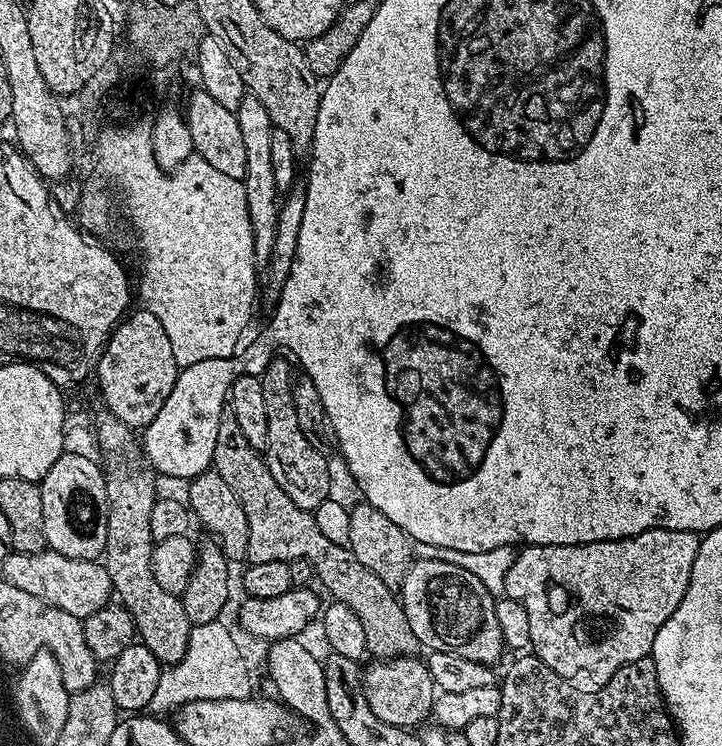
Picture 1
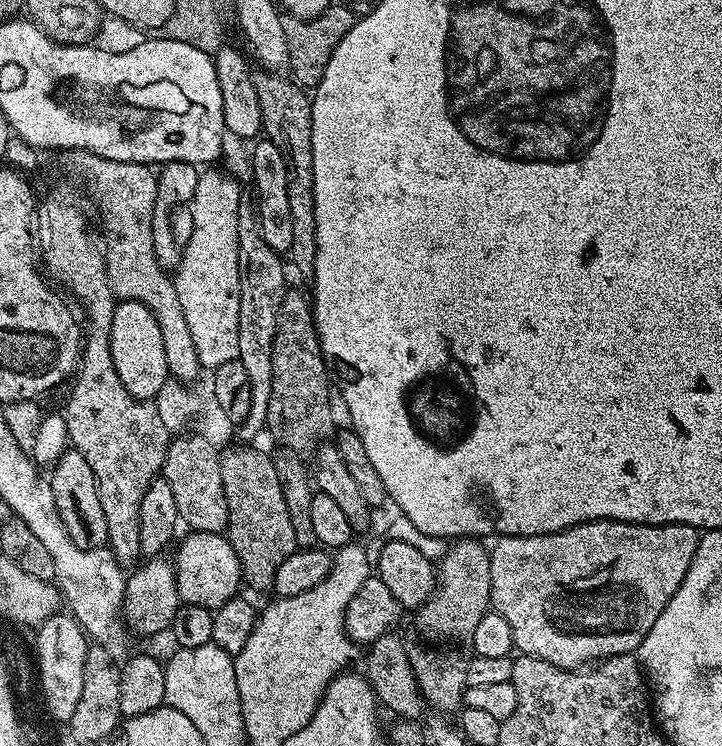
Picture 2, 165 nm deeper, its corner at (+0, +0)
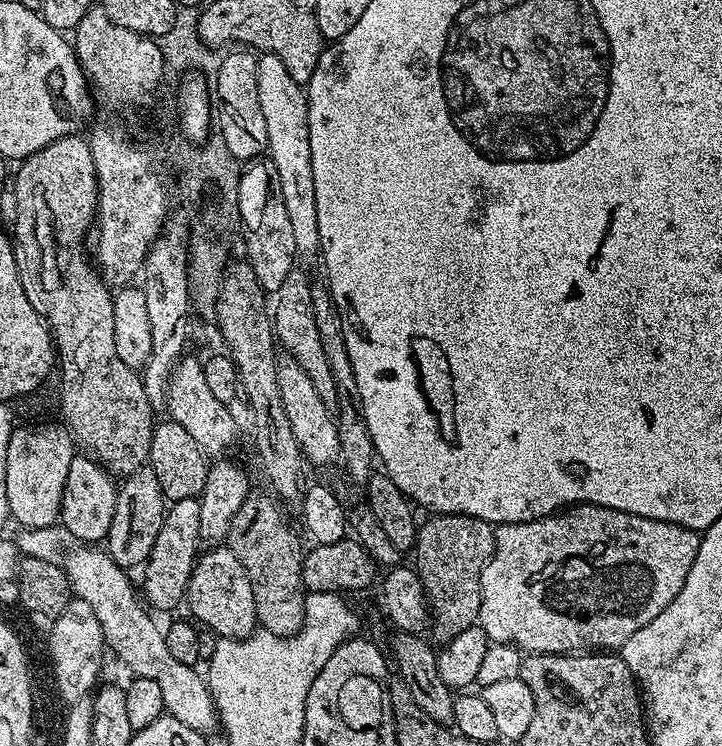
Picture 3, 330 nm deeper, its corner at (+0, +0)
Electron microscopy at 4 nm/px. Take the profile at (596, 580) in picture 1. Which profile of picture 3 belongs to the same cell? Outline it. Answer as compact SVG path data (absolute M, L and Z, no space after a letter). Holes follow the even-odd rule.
M574 504L557 511L541 520L502 524L495 529L496 548L492 557L482 570L480 585L482 586L482 606L478 625L494 644L515 644L517 648L528 654L580 654L585 650L620 650L637 630L642 630L646 622L654 622L674 598L678 598L678 590L682 590L682 582L686 582L686 574L690 574L690 566L694 566L694 554L698 554L701 533L684 528L680 524L667 524L654 518L642 518L638 514L630 514L622 510L614 510L597 504Z

